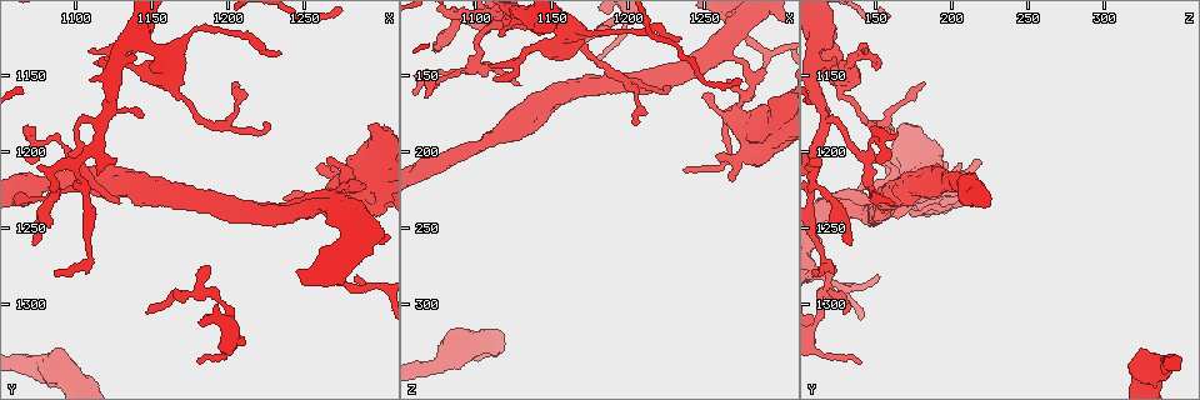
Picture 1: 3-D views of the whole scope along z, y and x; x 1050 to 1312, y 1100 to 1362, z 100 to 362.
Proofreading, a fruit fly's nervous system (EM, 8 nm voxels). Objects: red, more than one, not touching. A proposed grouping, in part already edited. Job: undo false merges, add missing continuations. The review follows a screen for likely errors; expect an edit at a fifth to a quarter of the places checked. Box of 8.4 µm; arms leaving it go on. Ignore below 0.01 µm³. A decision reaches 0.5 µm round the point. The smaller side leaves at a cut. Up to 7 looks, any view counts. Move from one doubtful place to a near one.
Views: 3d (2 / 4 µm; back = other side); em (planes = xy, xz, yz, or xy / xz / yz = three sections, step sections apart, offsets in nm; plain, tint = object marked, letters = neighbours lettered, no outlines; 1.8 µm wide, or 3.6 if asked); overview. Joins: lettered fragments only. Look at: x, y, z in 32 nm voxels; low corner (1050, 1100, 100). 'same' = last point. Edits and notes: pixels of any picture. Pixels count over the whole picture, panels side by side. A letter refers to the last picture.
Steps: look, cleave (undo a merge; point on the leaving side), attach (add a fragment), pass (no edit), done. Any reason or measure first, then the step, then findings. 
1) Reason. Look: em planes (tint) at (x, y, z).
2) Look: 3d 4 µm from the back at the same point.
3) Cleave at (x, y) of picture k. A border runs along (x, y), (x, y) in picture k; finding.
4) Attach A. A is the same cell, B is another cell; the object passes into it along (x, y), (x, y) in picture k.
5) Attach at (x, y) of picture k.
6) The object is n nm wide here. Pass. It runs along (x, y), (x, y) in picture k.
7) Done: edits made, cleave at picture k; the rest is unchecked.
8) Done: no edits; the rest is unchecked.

Look: em 3.6 µm xz step 16 (tint) at (1078, 1340, 336).

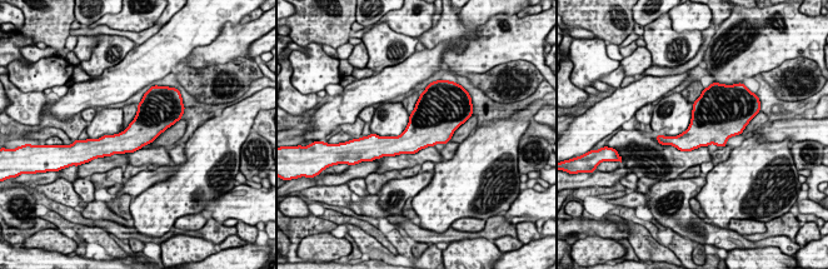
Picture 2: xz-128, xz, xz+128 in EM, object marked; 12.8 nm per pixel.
Another direction. Look: em 3.6 µm planes (letters) at the same point.

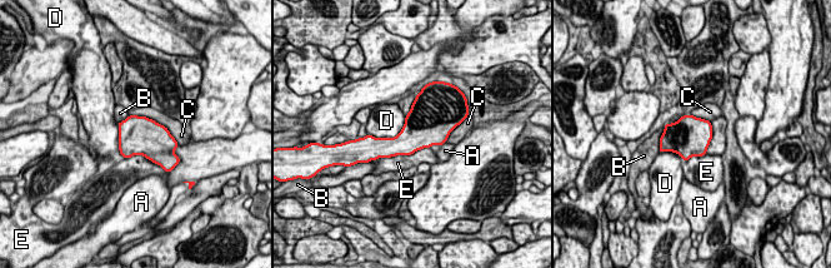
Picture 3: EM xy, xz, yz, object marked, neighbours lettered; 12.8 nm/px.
The object is 500 nm wide here. Attach C. C is the same cell, A, B, D and E are other cells; the cell continues.

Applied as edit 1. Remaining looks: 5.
Redraw. Look: overview.

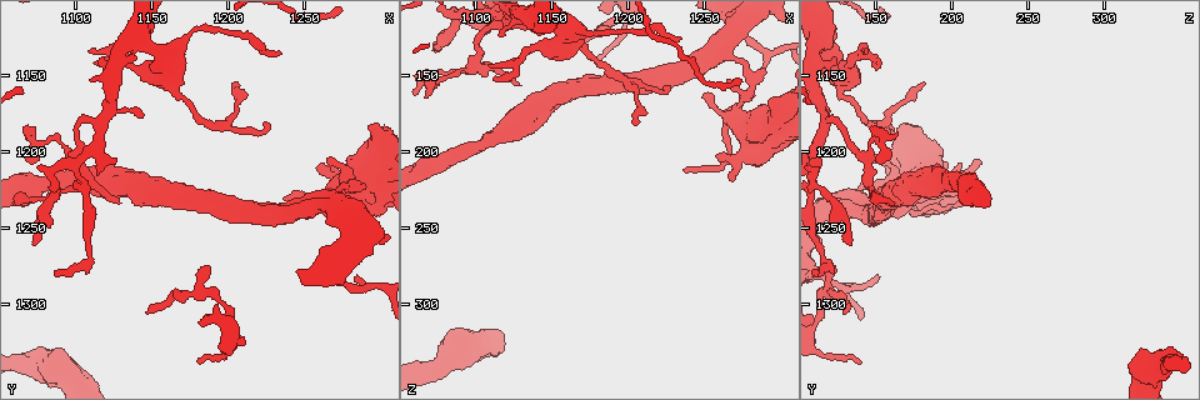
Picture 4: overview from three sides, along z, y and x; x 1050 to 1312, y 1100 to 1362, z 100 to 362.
Abrupt turn. Look: 3d 2 µm at (1074, 1196, 152).

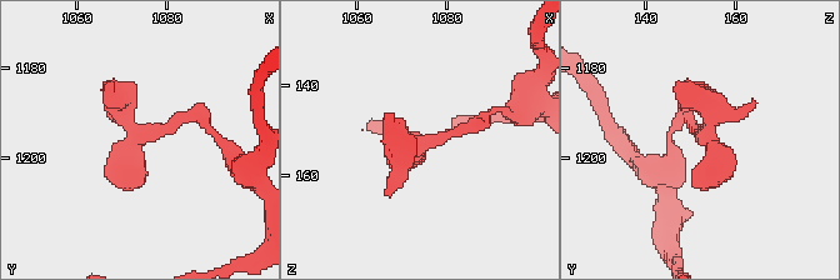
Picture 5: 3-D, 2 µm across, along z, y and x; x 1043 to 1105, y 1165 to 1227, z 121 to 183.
Look: em planes (letters) at (1075, 1195, 153).

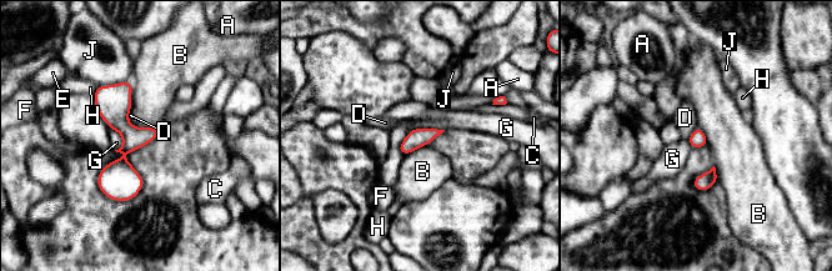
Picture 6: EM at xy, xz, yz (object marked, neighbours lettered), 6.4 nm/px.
The object is 110 nm wide here. Pass. A, B, C, D, E, F, G, H and J are other cells; a border runs along (130, 81), (131, 109) in picture 6; all the same cell.

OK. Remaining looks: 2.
Free end. Look: em planes (letters) at (1184, 1274, 124).

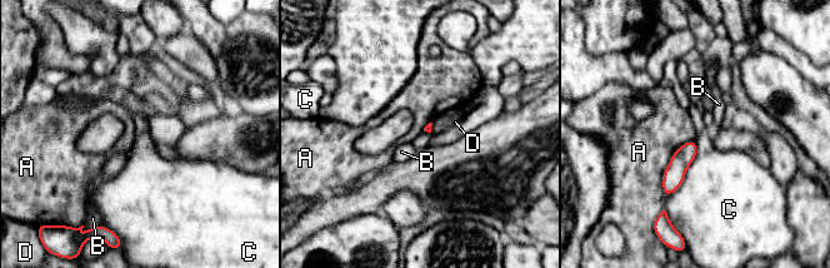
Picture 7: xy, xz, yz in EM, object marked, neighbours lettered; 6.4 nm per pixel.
The longest contact is with A, 420 nm. Pass. A, B, C and D are other cells; it runs along (693, 144), (681, 158), (666, 192) in picture 7; none of them fits.

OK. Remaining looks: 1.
Done: edits made, attach at picture 3; the rest is unchecked.

